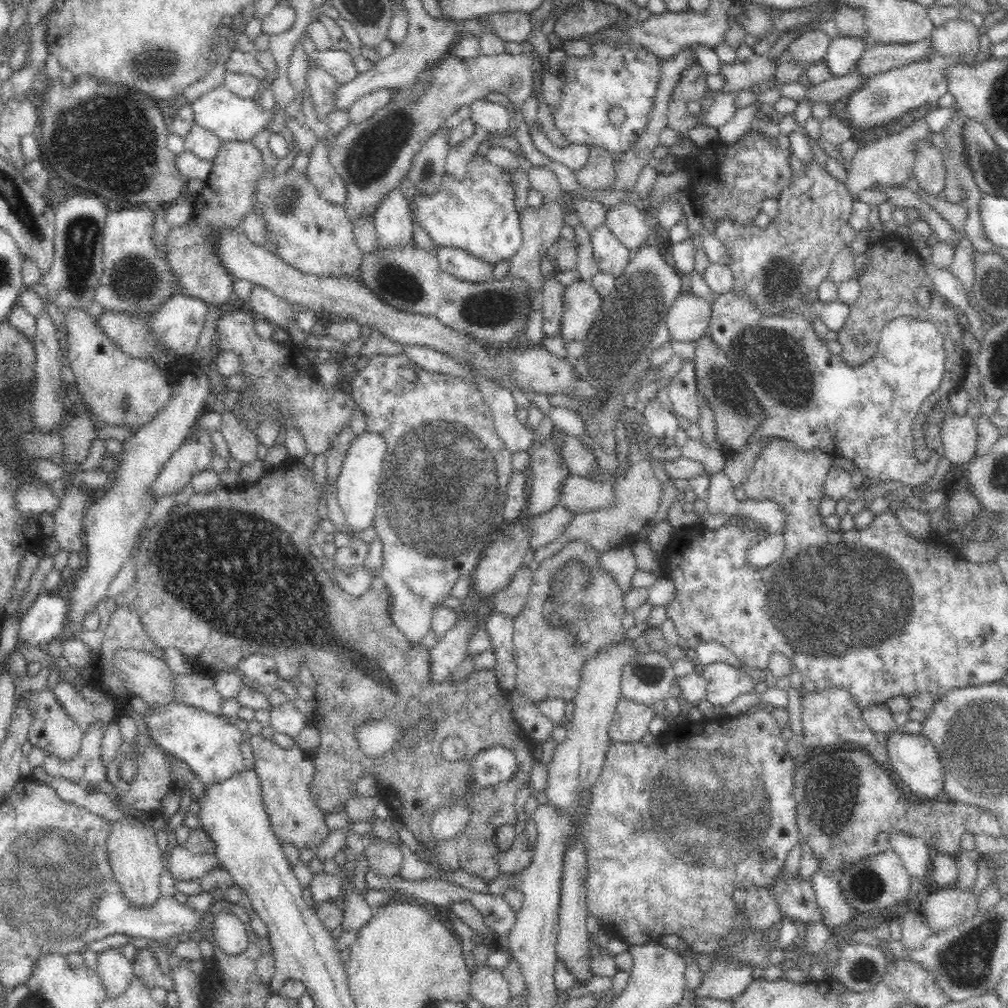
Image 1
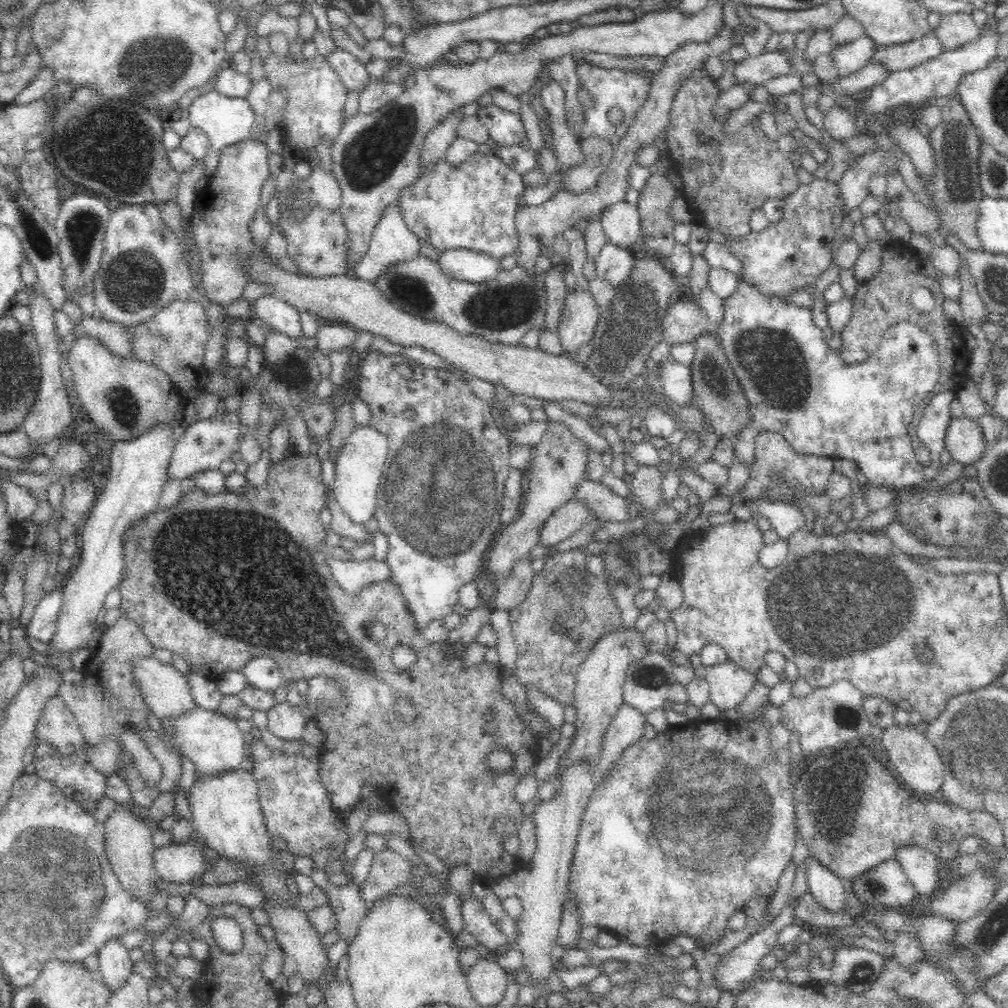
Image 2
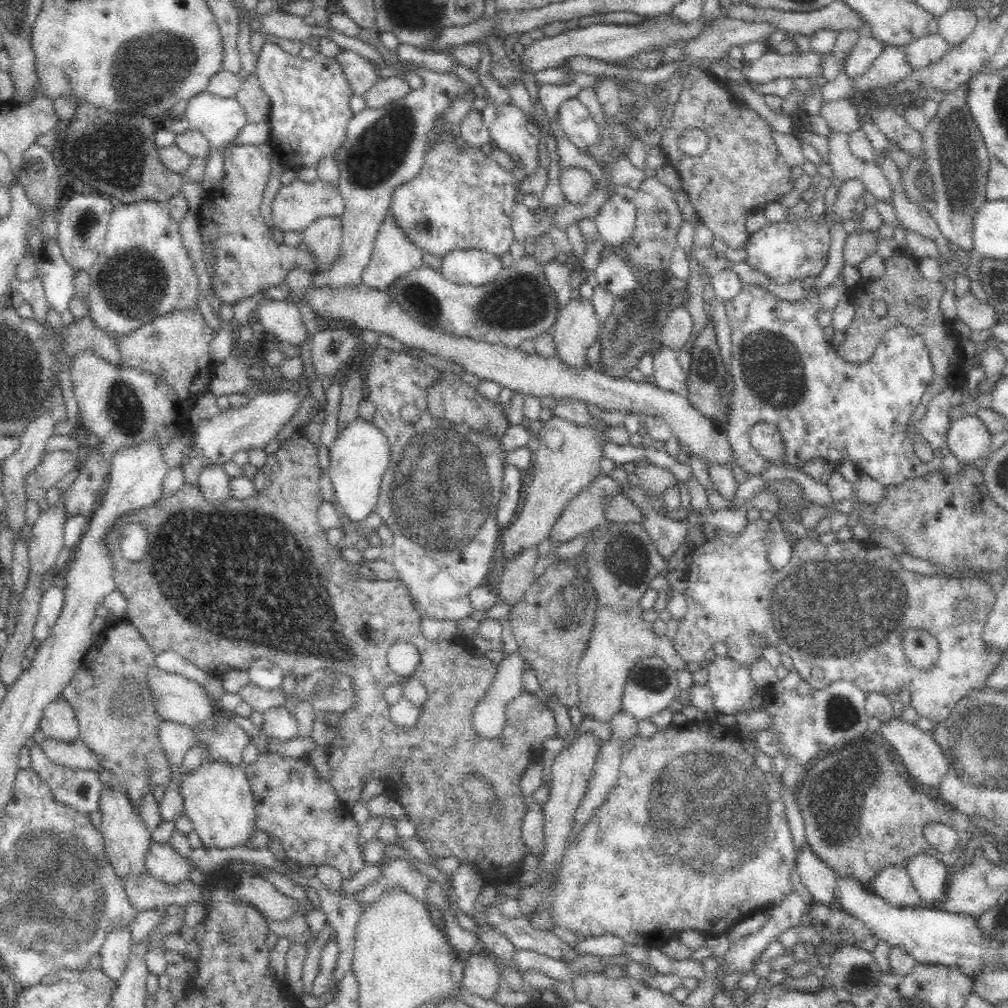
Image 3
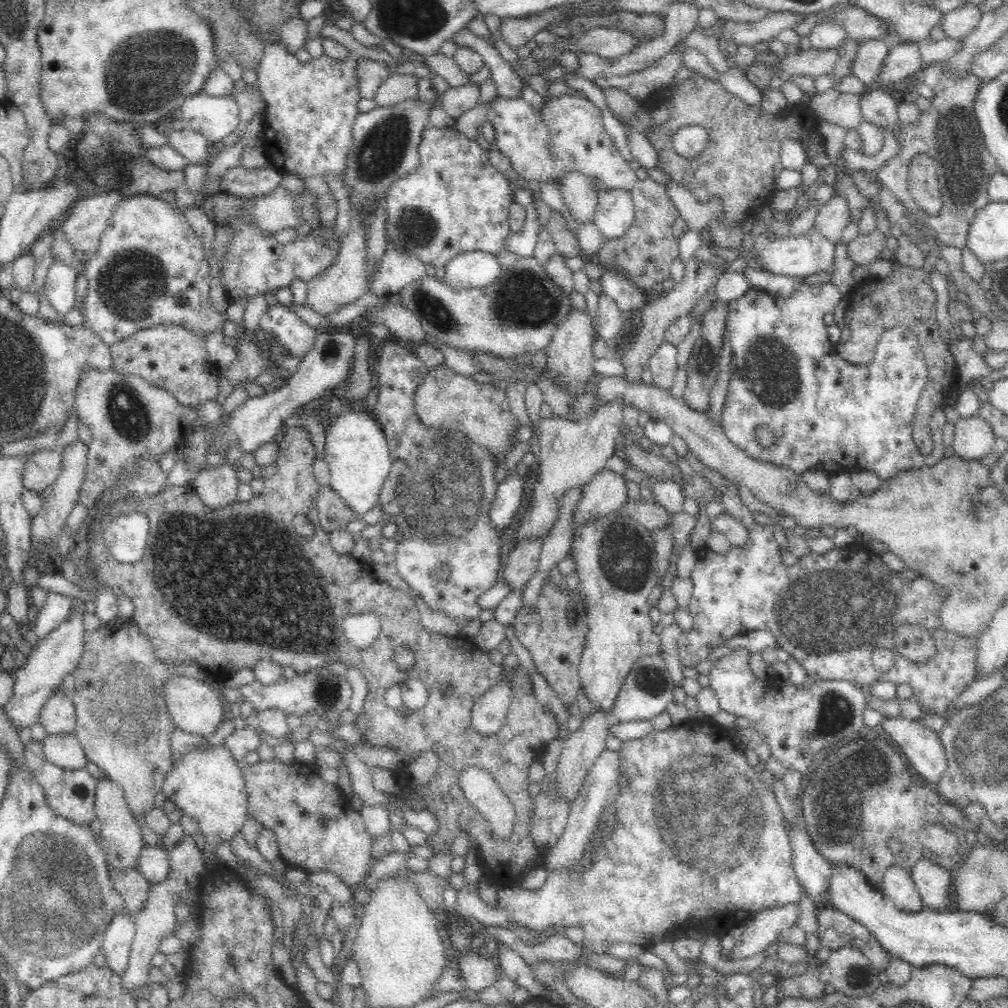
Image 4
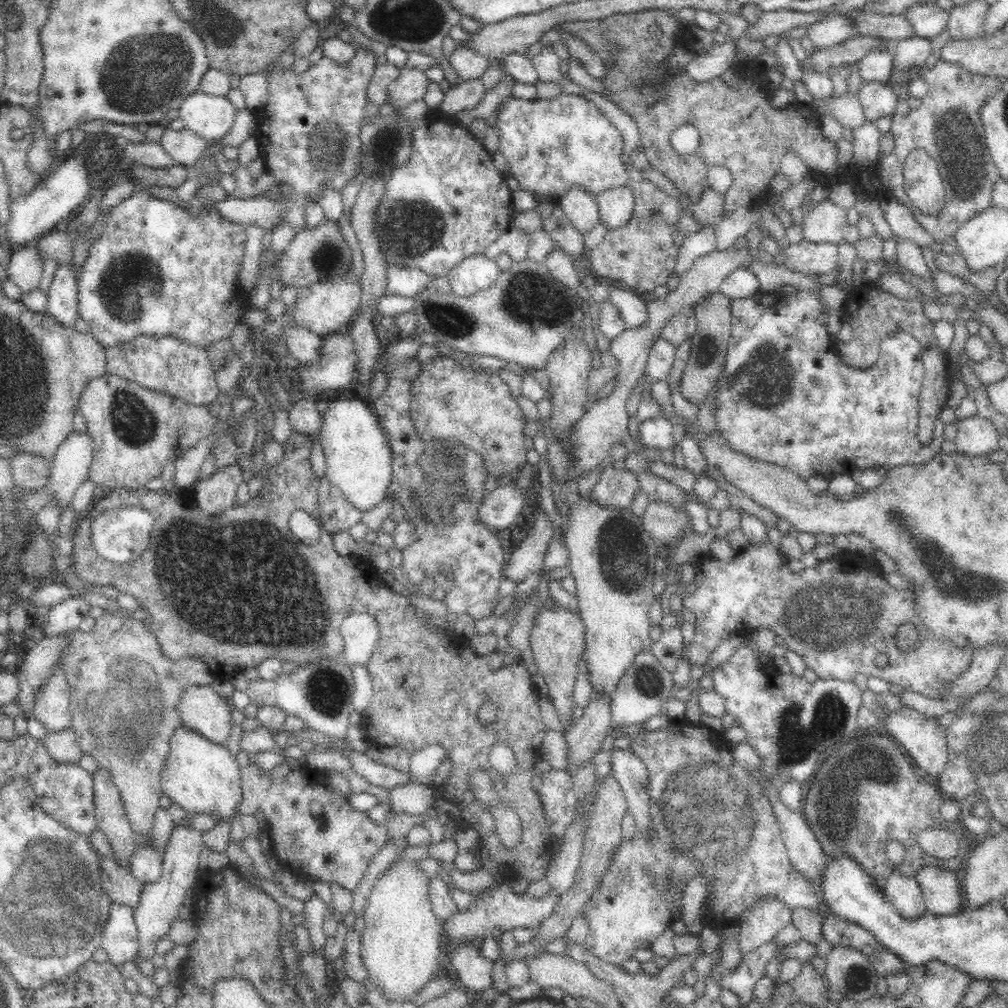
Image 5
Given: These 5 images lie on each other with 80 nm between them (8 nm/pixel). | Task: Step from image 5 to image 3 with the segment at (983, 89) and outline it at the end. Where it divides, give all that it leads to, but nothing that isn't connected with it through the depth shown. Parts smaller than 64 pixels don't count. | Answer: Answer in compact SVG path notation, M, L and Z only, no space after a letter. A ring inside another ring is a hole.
M960 84L954 90L942 92L936 114L927 118L924 130L918 132L922 139L922 156L913 156L906 152L903 155L908 155L908 164L901 164L903 155L899 160L895 160L900 175L898 179L908 201L923 206L935 221L941 236L965 252L973 251L971 230L977 209L988 202L985 188L991 163L991 155L984 144L983 136L969 111L968 95L967 84ZM918 170L929 170L932 175L936 198L934 205L922 197L920 189L914 183Z

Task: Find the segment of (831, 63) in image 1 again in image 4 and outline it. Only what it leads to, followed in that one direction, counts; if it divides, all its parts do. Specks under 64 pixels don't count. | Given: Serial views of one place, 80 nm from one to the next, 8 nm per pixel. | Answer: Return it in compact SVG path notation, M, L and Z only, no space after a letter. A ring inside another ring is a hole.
M883 40L863 41L857 48L851 72L865 85L877 82L877 76L881 73L881 68L889 52L890 50Z

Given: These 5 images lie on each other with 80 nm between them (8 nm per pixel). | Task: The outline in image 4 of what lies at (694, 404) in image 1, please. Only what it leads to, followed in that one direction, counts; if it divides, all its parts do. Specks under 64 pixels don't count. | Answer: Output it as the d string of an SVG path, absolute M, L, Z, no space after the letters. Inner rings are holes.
M663 341L650 358L648 367L653 380L652 384L669 389L674 382L674 374L677 370L677 348Z

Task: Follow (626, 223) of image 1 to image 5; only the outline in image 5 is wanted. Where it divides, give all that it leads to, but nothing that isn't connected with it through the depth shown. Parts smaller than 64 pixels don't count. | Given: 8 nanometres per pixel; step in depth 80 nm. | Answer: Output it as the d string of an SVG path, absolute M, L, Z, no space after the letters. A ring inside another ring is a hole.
M629 184L610 188L594 197L600 219L602 219L602 223L606 223L606 227L610 231L624 227L632 217L635 196Z

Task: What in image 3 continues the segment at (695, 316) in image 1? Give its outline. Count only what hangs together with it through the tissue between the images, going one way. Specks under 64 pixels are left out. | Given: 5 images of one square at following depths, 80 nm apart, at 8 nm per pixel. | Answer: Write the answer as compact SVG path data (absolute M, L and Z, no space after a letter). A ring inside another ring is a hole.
M677 308L661 330L662 346L676 351L681 350L689 342L692 328L694 328L694 323L692 323L688 309Z

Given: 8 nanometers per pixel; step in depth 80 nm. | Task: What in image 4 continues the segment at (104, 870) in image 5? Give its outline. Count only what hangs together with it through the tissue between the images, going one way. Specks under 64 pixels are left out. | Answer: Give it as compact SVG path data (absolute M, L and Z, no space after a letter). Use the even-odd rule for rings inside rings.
M107 864L108 877L114 885L114 889L124 901L124 908L136 918L136 912L146 902L146 896L150 892L150 881L146 881L138 871L134 869L116 870L111 864Z

